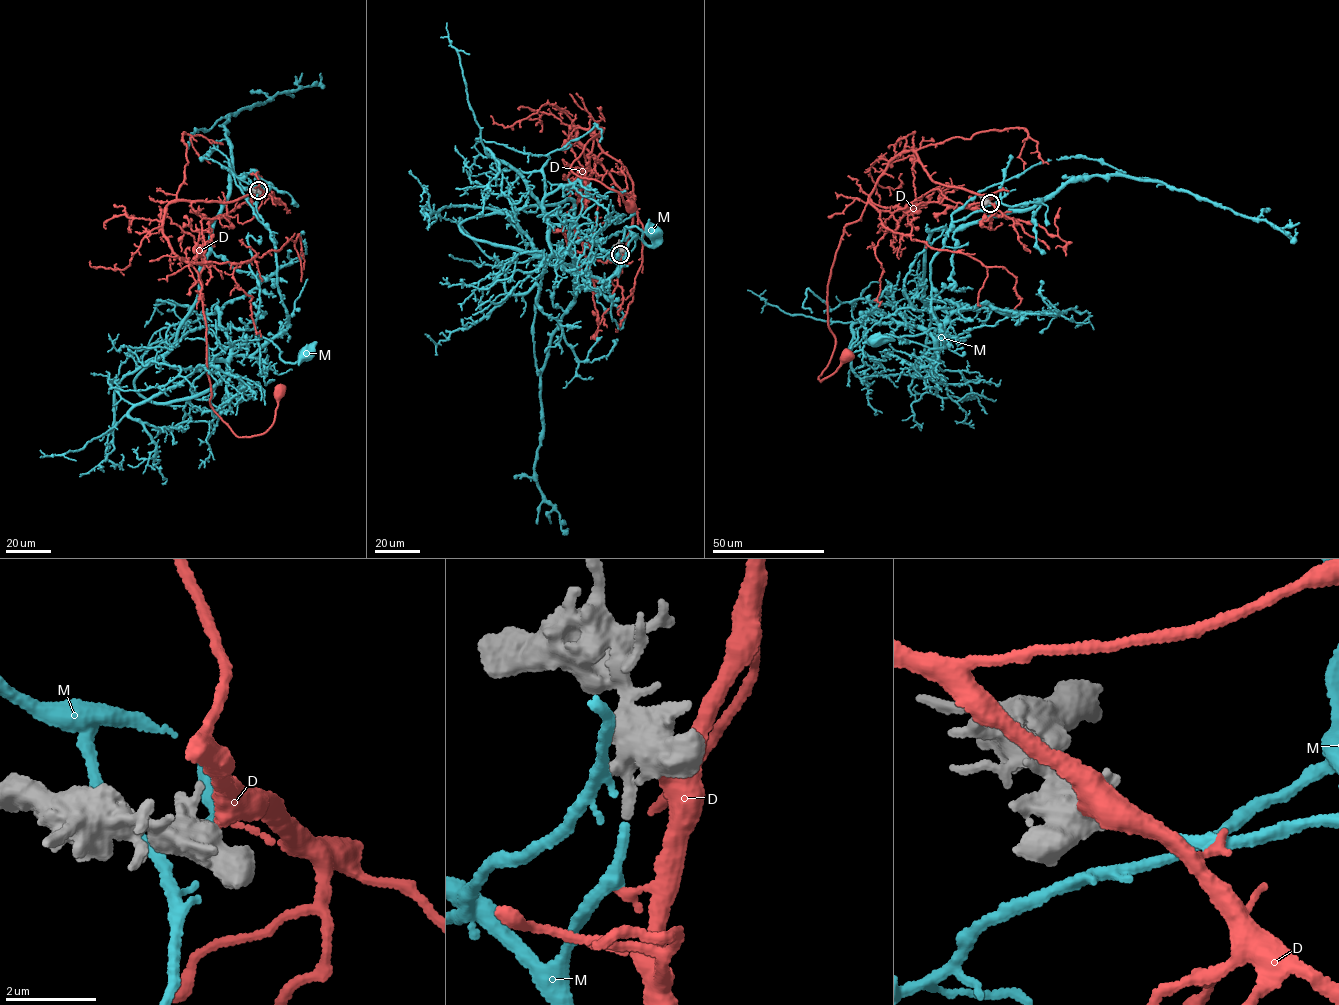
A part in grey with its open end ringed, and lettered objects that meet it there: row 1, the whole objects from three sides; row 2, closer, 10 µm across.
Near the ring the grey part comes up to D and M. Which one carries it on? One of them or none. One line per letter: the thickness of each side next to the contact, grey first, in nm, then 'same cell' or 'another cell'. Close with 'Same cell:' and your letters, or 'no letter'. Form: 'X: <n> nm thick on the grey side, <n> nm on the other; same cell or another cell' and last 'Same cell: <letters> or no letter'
D: 480 nm thick on the grey side, 420 nm on the other; another cell
M: 240 nm thick on the grey side, 150 nm on the other; same cell
Same cell: M

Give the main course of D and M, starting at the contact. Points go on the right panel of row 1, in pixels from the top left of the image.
D: (987, 202), (934, 181), (912, 150), (889, 162), (844, 229), (827, 287), (835, 341), (818, 379), (848, 357)
M: (991, 203), (951, 223), (931, 263), (932, 314), (947, 344), (934, 328), (878, 342)

